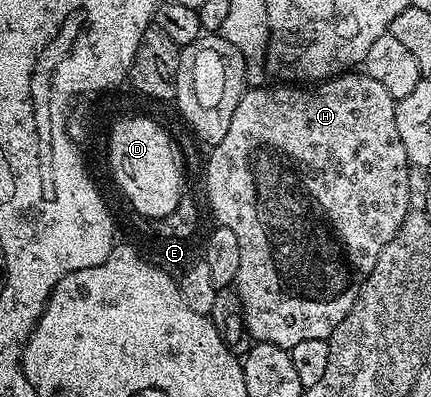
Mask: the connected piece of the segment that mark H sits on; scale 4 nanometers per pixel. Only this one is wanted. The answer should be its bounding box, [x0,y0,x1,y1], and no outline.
[205,69,413,348]

